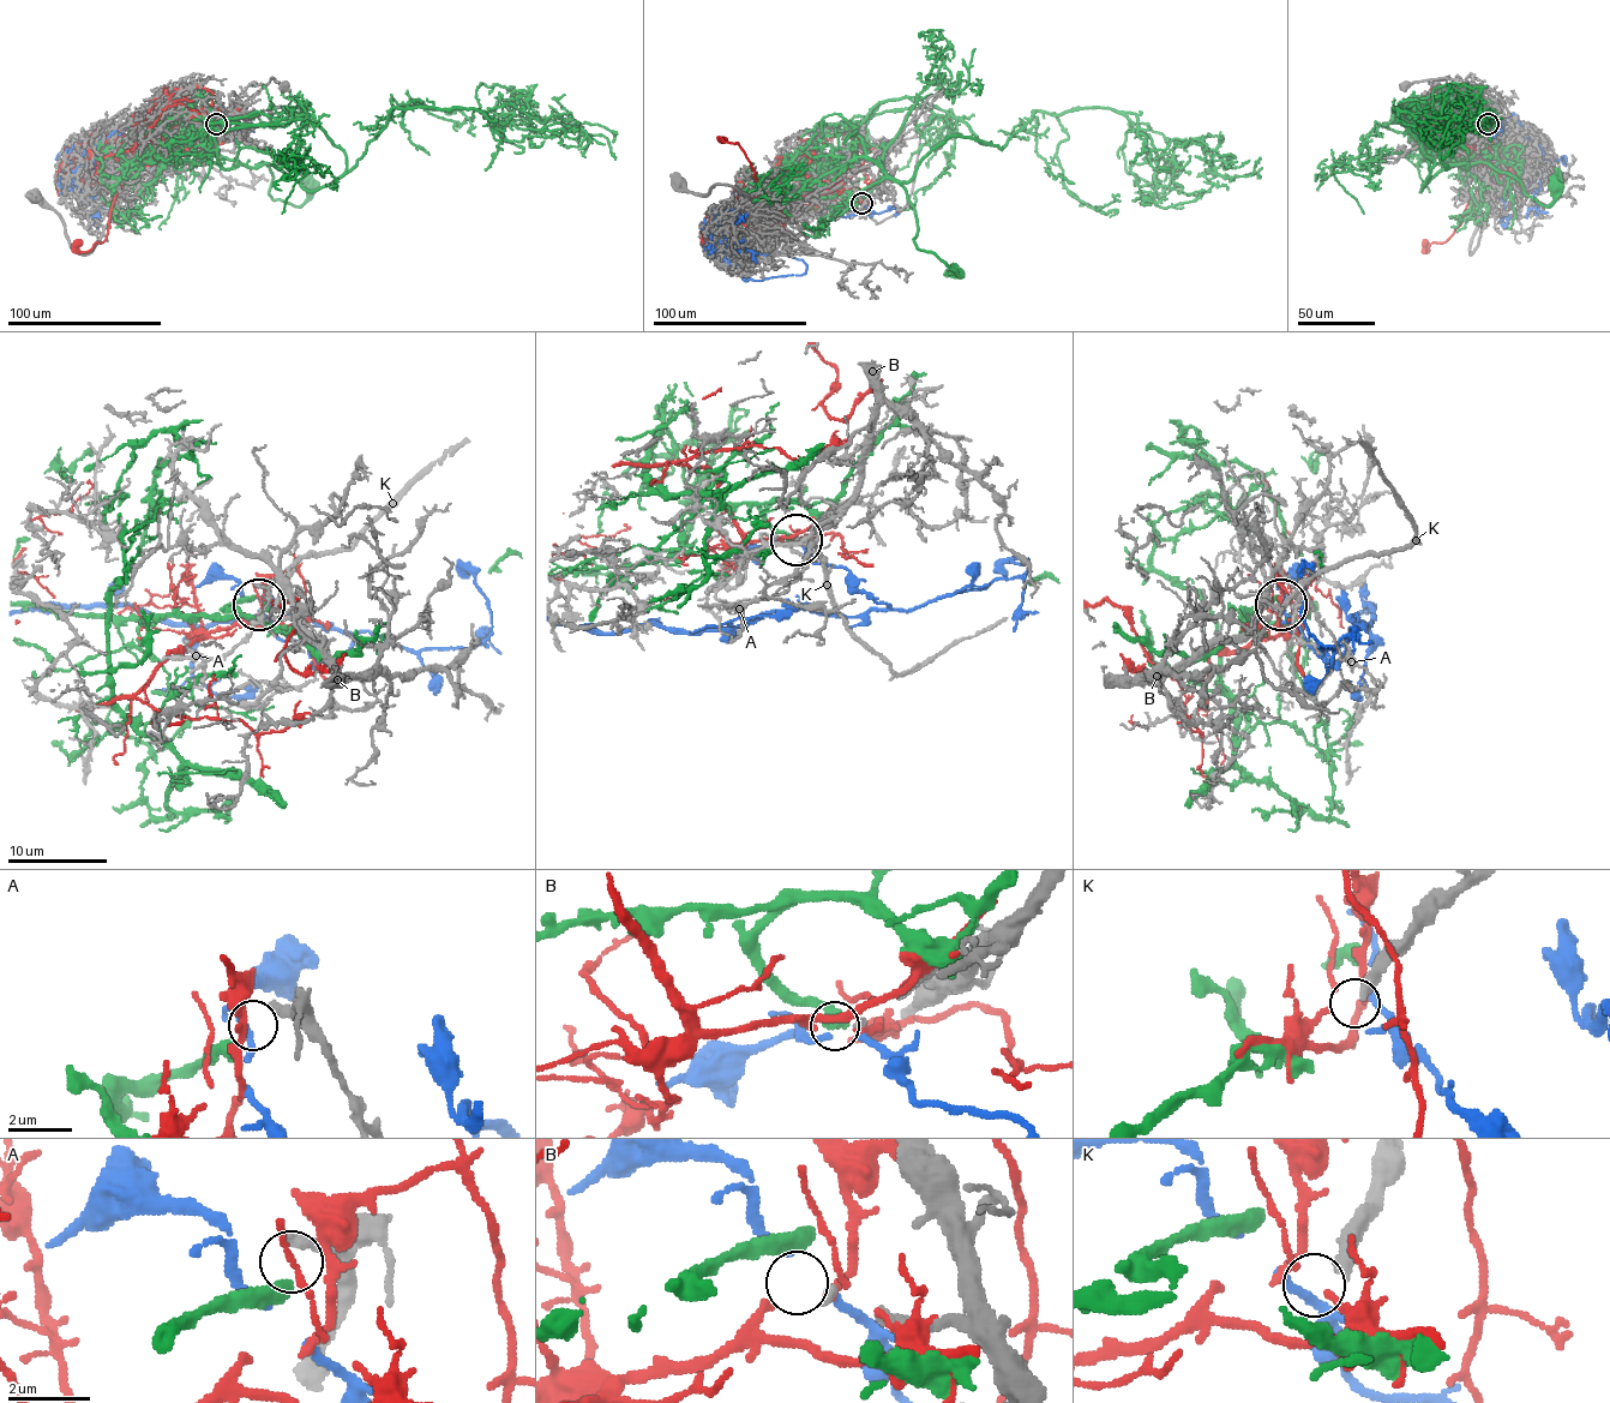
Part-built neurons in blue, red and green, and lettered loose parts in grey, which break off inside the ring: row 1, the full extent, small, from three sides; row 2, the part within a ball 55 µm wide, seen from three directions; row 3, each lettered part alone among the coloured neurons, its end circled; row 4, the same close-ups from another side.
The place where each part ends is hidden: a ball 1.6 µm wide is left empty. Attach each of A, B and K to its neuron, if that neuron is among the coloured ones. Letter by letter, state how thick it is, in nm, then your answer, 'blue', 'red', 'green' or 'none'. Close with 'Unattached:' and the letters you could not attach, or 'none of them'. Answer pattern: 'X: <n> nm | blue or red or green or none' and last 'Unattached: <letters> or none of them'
A: 320 nm | green
B: 160 nm | none
K: 360 nm | none
Unattached: B, K

